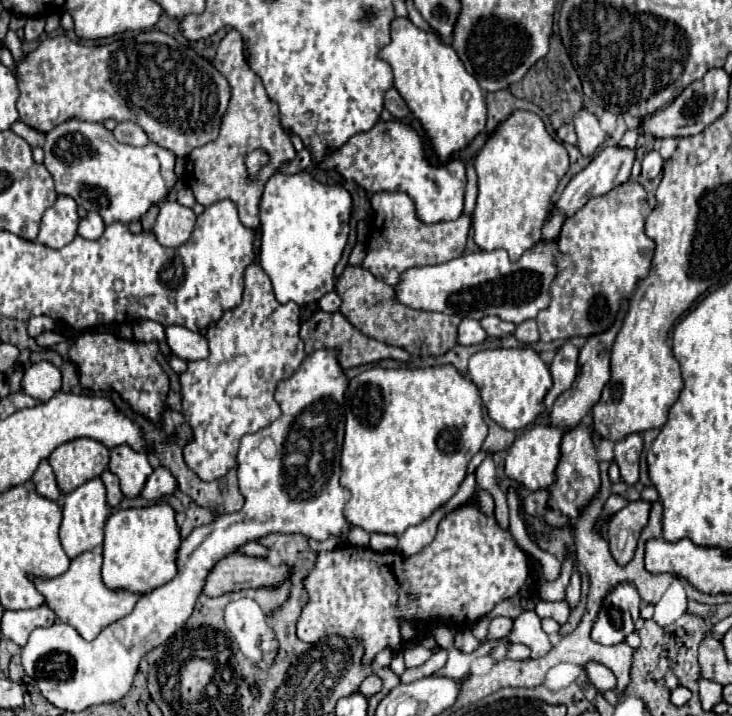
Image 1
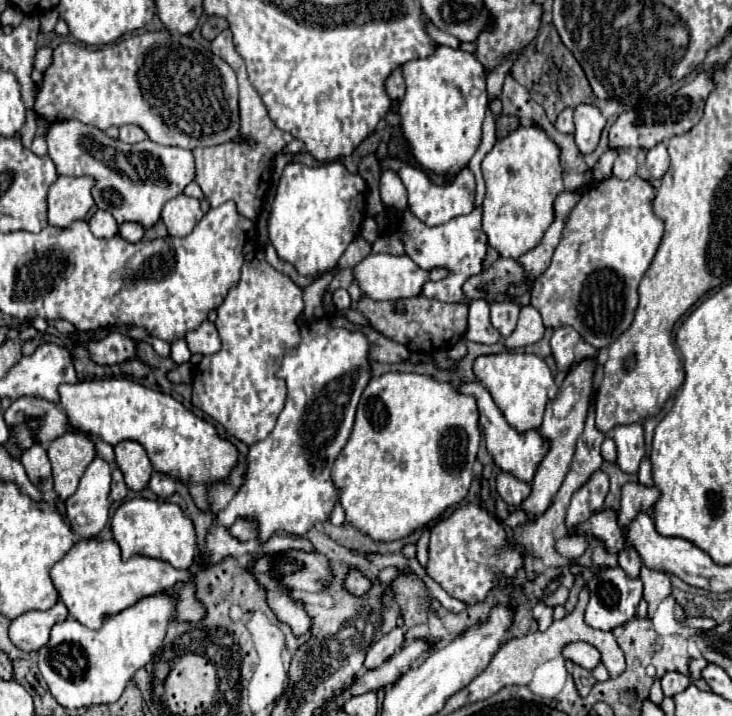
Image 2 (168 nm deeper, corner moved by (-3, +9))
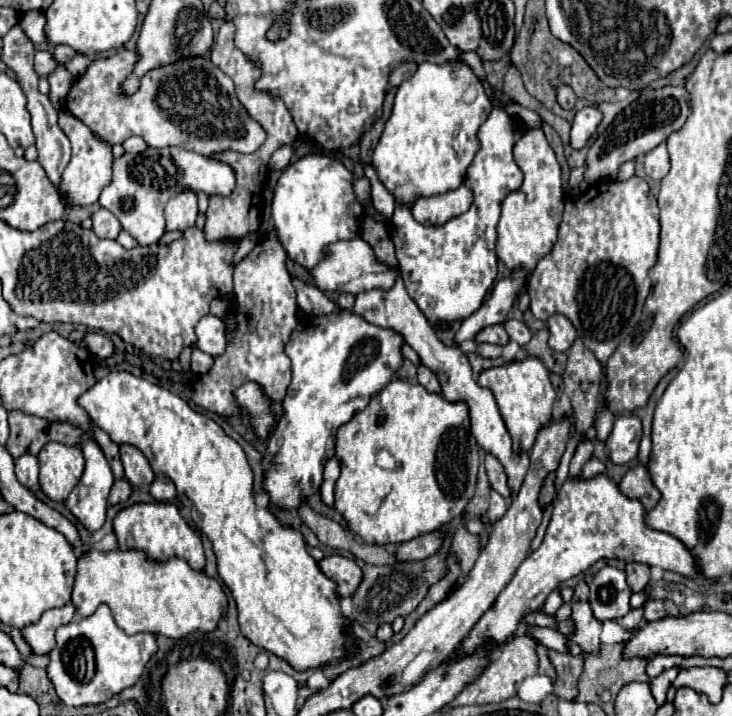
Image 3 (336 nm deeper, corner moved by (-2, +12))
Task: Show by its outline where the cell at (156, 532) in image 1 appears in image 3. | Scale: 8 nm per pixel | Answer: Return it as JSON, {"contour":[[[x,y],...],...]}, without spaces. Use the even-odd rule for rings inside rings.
{"contour":[[[171,502],[133,504],[115,516],[113,526],[115,526],[115,536],[119,540],[121,550],[141,550],[149,560],[155,560],[155,562],[167,562],[169,558],[183,558],[193,570],[203,570],[205,566],[201,538],[181,518],[177,506]]]}

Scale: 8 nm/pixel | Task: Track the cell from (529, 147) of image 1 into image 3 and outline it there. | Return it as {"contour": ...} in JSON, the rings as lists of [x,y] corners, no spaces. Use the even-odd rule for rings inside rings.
{"contour":[[[535,128],[527,130],[527,134],[515,144],[513,156],[515,156],[515,162],[525,172],[525,180],[523,180],[523,186],[517,192],[511,192],[501,204],[495,254],[509,270],[517,270],[517,268],[525,270],[529,280],[537,262],[543,256],[547,256],[557,242],[565,196],[563,196],[563,184],[561,184],[561,168],[541,130],[535,130]]]}

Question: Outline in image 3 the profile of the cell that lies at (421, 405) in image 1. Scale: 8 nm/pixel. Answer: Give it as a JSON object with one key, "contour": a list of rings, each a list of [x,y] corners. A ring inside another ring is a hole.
{"contour":[[[393,380],[389,382],[381,394],[377,394],[365,410],[357,412],[347,424],[343,424],[337,432],[337,444],[335,444],[335,452],[337,452],[337,458],[341,462],[341,476],[335,484],[335,510],[345,518],[349,530],[359,536],[363,542],[367,544],[377,544],[377,546],[385,546],[385,544],[401,544],[401,542],[409,542],[413,538],[419,538],[427,532],[433,532],[445,524],[449,524],[453,518],[461,516],[465,506],[469,504],[469,500],[473,498],[475,494],[475,482],[477,482],[477,468],[479,468],[479,456],[477,456],[477,442],[469,430],[469,410],[463,402],[447,402],[441,394],[431,394],[427,392],[421,384],[413,384],[413,382],[405,382],[405,380]],[[379,450],[387,450],[393,458],[395,458],[395,468],[393,470],[385,470],[385,468],[379,468],[377,466],[377,452]]]}

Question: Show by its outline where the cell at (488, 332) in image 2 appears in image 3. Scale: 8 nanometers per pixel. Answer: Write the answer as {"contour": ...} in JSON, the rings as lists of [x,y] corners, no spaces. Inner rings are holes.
{"contour":[[[495,324],[495,326],[485,328],[485,332],[481,332],[481,336],[477,336],[477,342],[489,342],[489,344],[497,344],[497,346],[507,346],[509,336],[507,336],[503,324]]]}

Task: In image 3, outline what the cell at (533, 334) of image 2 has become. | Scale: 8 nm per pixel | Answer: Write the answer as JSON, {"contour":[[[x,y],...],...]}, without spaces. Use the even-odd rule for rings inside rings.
{"contour":[[[477,344],[475,352],[479,356],[483,356],[483,358],[499,358],[501,352],[503,352],[503,348],[501,346],[495,346],[495,344]]]}

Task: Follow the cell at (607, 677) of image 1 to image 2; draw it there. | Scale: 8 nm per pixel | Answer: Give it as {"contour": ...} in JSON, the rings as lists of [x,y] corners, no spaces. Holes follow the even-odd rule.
{"contour":[[[570,643],[564,647],[562,655],[566,655],[566,659],[578,663],[580,667],[584,667],[588,671],[592,671],[602,661],[600,651],[588,643]]]}

